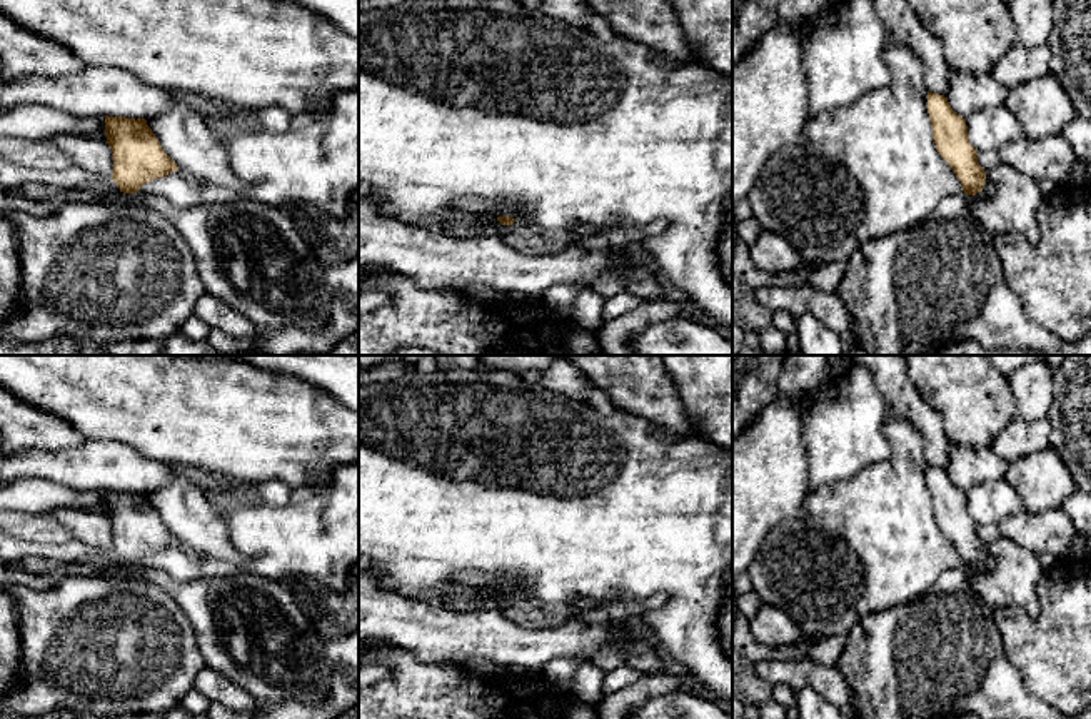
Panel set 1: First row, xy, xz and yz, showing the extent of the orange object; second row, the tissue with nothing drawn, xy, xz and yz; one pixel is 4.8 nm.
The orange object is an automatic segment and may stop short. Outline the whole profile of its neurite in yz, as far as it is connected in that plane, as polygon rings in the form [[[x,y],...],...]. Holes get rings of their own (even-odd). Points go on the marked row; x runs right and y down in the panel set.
[[[928,92],[928,113],[936,150],[954,170],[963,192],[979,194],[986,184],[986,172],[978,162],[978,150],[969,143],[966,118],[951,108],[948,97],[933,92]]]

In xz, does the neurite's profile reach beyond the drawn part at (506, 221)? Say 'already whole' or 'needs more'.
needs more

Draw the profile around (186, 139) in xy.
[[[172,92],[168,110],[150,120],[150,128],[178,170],[214,185],[240,185],[225,148],[204,118],[178,100],[177,92]]]

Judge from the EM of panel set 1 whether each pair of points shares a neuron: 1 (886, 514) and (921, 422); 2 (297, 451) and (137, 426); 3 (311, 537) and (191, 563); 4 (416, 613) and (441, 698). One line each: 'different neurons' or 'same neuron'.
1: different neurons
2: same neuron
3: same neuron
4: different neurons

